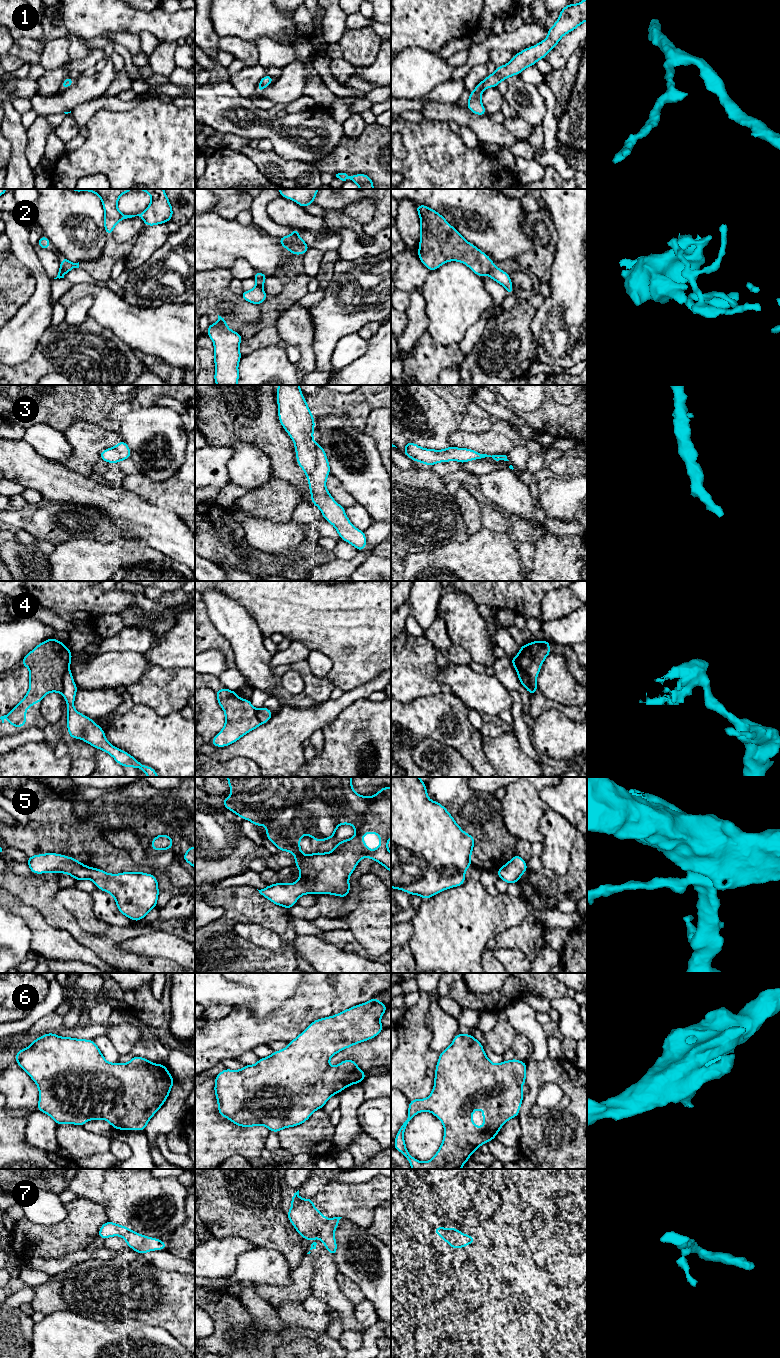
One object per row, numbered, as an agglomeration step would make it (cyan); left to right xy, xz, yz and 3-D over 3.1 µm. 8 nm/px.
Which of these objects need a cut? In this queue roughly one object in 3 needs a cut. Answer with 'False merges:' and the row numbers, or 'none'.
False merges: 2, 4, 7

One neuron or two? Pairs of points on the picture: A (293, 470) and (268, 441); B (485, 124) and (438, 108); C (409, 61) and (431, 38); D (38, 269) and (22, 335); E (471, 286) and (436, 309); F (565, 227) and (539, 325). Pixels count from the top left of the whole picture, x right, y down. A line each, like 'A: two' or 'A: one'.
A: one
B: one
C: two
D: one
E: one
F: one

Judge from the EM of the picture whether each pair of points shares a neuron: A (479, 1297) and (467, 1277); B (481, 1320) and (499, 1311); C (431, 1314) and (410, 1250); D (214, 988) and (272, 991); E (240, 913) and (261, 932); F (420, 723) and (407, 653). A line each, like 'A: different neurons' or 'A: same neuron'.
A: same neuron
B: same neuron
C: same neuron
D: same neuron
E: different neurons
F: different neurons

